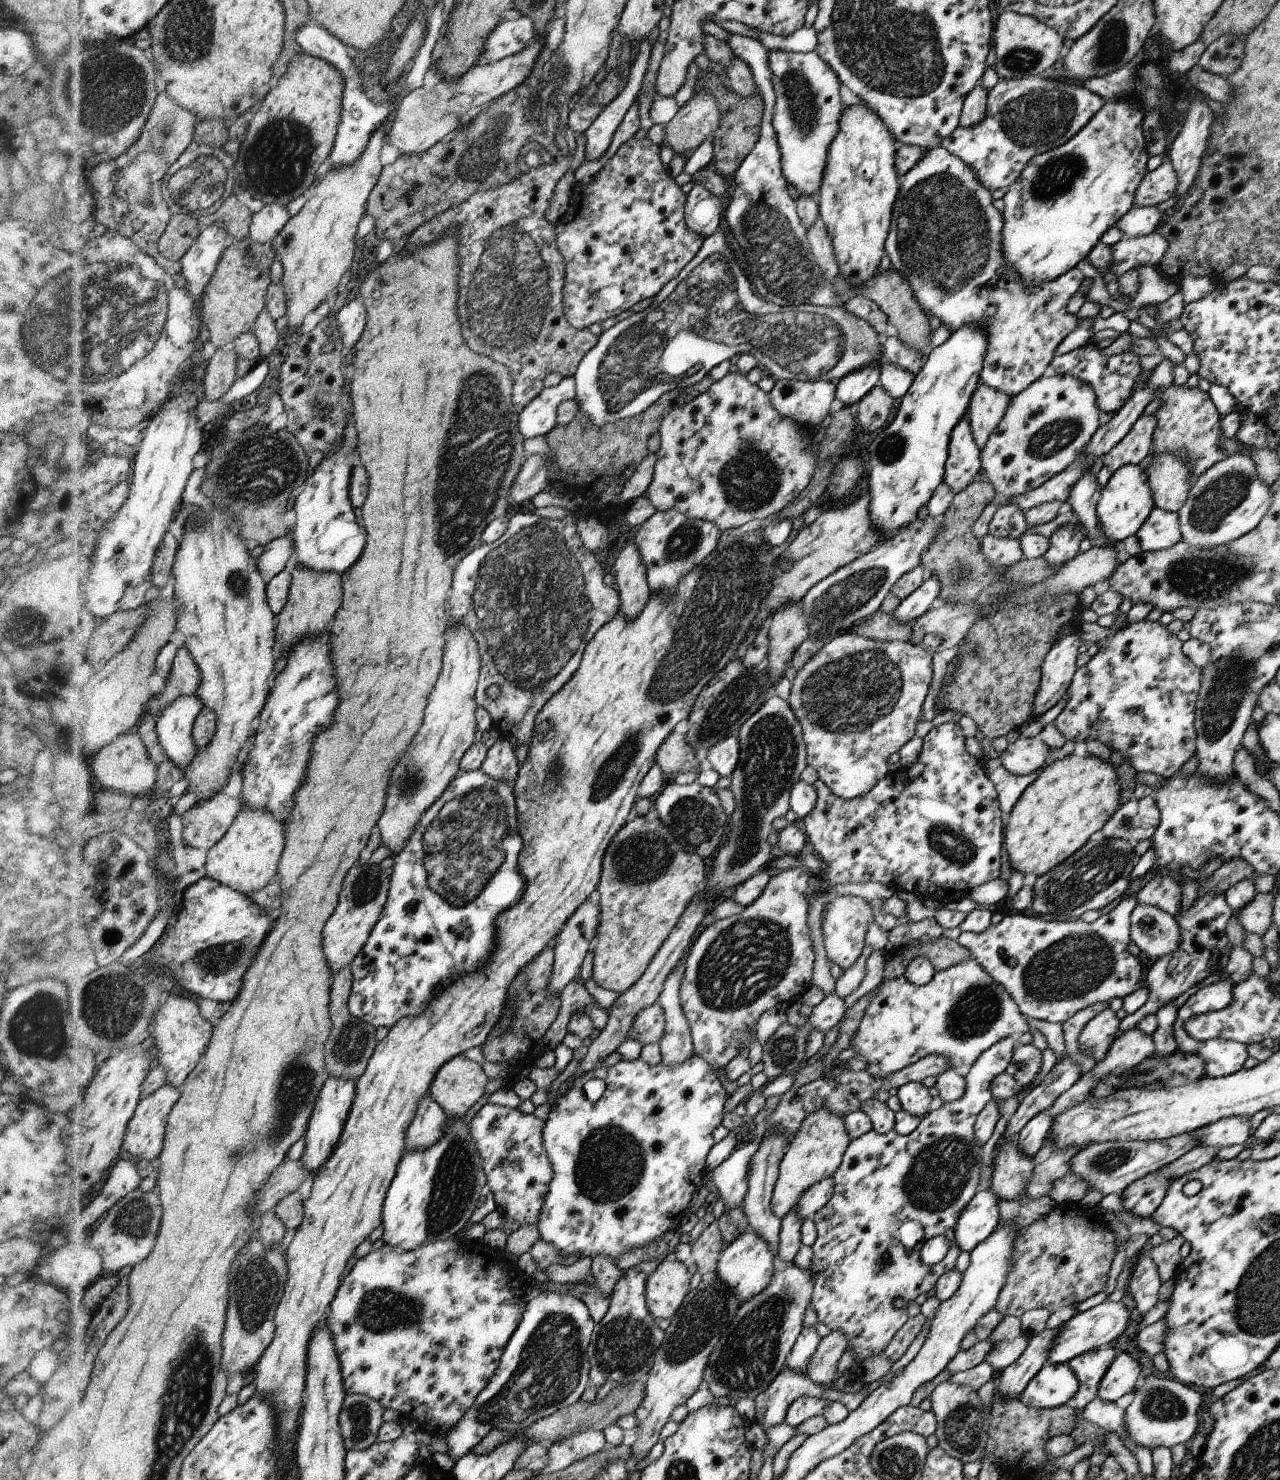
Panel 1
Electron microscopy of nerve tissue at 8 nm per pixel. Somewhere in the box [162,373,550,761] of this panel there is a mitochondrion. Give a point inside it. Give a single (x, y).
(253, 473)

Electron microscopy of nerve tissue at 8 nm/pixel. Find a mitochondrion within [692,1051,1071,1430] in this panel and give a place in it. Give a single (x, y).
(746, 1358)

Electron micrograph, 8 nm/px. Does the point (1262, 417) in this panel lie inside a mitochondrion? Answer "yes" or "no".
no

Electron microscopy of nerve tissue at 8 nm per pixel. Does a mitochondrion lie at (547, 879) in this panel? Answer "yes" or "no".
no

